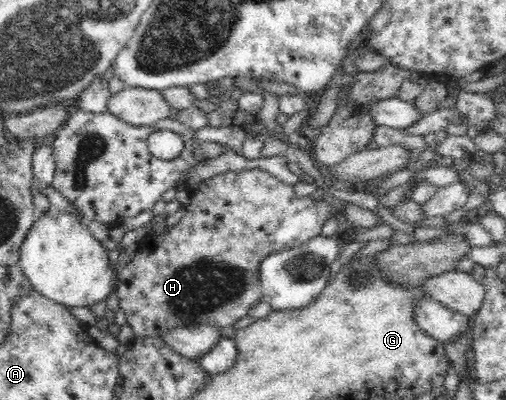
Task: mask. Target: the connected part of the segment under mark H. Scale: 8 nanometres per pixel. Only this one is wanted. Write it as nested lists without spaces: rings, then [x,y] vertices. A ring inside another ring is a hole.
[[[245,169],[242,171],[225,171],[224,173],[213,175],[210,179],[201,181],[193,189],[190,204],[185,208],[184,216],[172,227],[166,227],[163,233],[148,233],[138,244],[137,252],[126,267],[120,269],[118,274],[117,295],[120,298],[120,309],[124,312],[128,326],[134,331],[135,338],[162,338],[171,330],[178,327],[212,325],[219,329],[234,326],[234,324],[249,315],[249,312],[258,303],[261,303],[262,288],[260,281],[260,267],[262,260],[270,253],[282,251],[292,247],[298,247],[306,243],[309,239],[320,235],[320,229],[326,219],[336,212],[338,208],[332,208],[327,202],[319,202],[314,198],[297,197],[294,186],[285,184],[269,171],[261,169]]]

